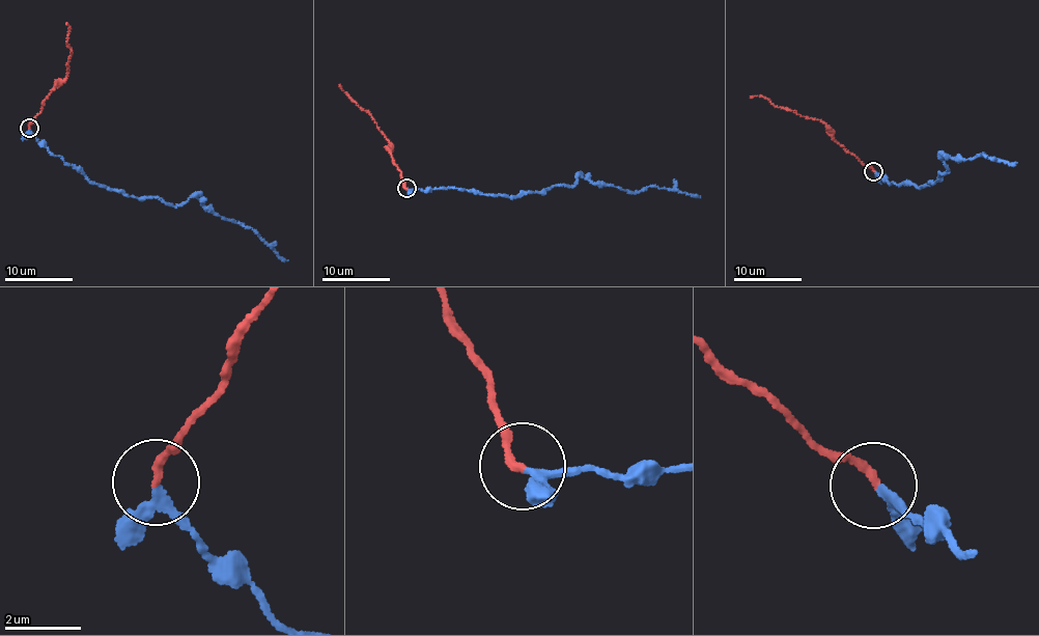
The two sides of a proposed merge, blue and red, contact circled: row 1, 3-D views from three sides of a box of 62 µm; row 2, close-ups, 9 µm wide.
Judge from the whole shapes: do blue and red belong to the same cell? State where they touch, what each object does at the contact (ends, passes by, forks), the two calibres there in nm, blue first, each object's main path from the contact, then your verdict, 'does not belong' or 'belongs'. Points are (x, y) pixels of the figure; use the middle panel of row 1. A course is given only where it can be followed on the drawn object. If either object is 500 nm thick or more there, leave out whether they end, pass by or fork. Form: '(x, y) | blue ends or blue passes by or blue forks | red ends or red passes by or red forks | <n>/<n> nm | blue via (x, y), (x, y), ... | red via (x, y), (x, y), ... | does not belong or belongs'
(406, 188) | blue passes by | red ends | 190/200 nm | blue via (408, 189), (445, 187), (511, 198), (572, 186), (581, 174), (638, 193), (649, 186), (700, 196) | red via (408, 188), (389, 140), (370, 113), (340, 84) | does not belong

